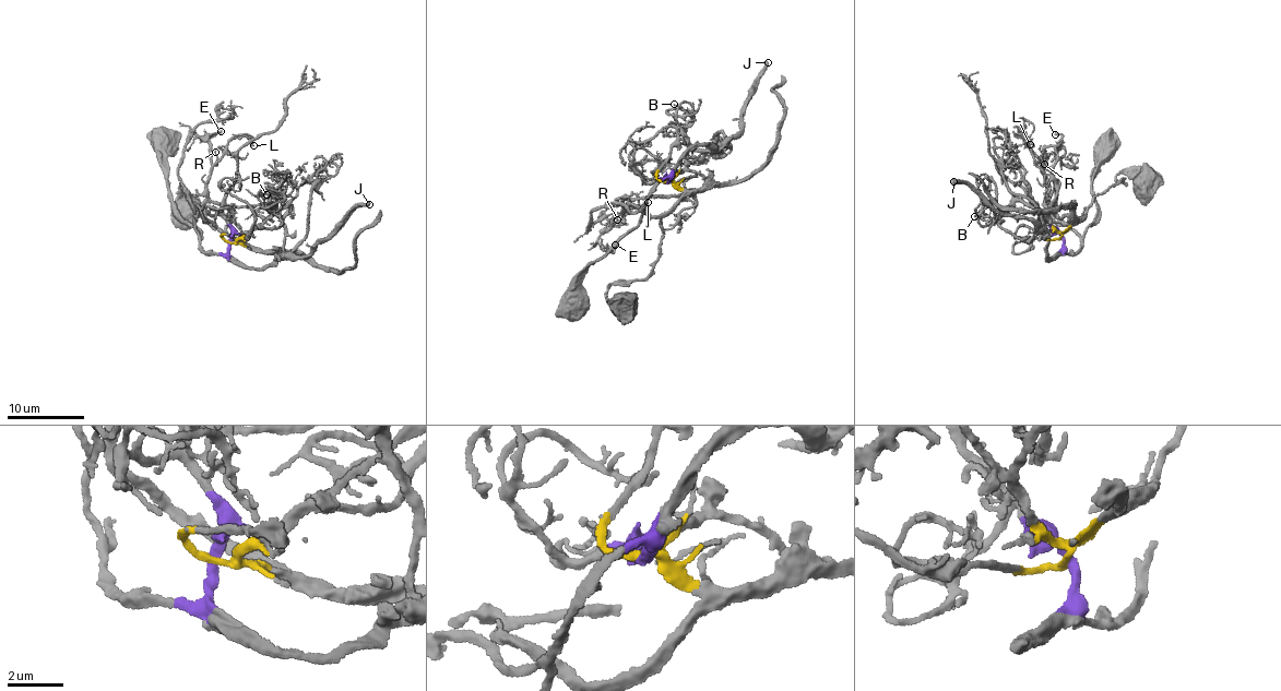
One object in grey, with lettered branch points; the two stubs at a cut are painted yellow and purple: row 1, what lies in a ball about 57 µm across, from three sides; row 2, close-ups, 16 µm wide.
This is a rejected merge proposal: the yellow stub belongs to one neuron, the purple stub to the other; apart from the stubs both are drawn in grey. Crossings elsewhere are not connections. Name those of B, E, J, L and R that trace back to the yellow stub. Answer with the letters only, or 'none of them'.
E, L, R

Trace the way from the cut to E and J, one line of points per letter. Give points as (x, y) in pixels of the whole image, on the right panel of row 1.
E: (1062, 237), (1084, 218), (1070, 224), (1047, 207), (1043, 164), (1063, 139), (1054, 134)
J: (1062, 237), (1063, 253), (1050, 259), (1046, 235), (1031, 222), (994, 210), (968, 186), (953, 181)

